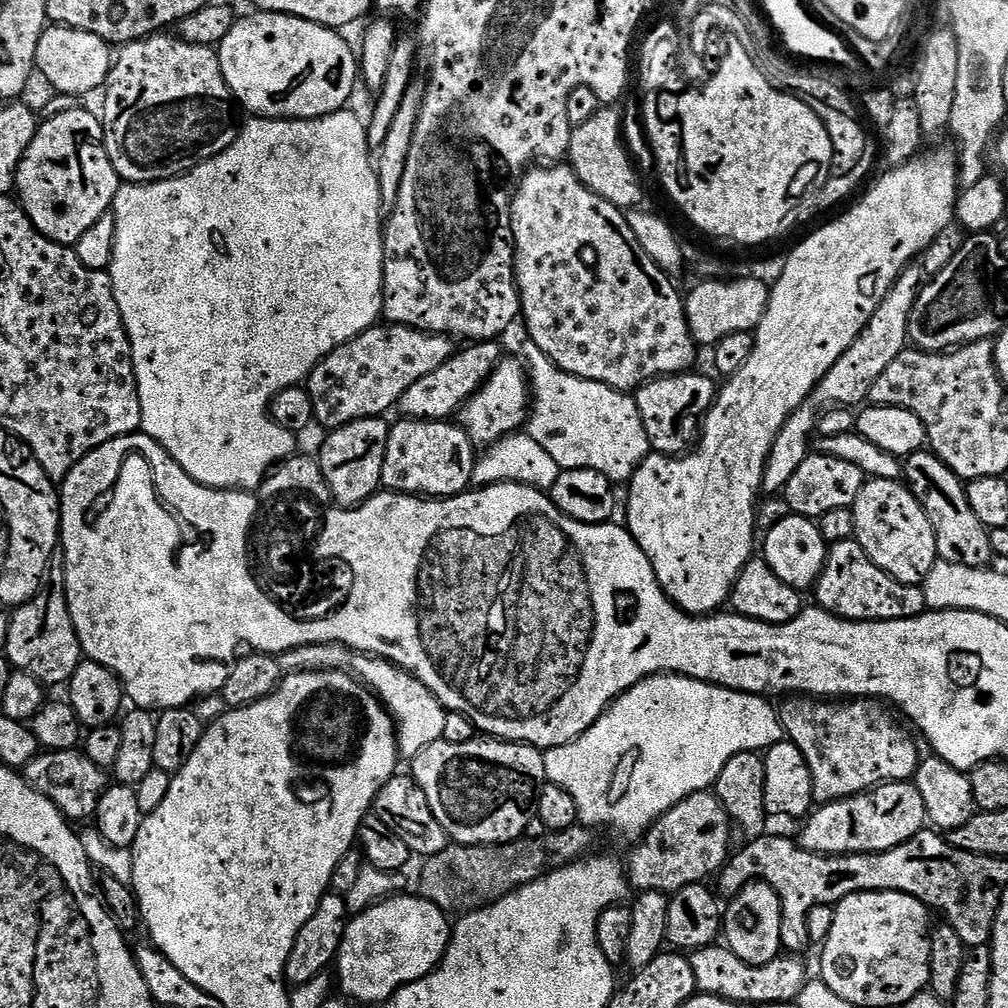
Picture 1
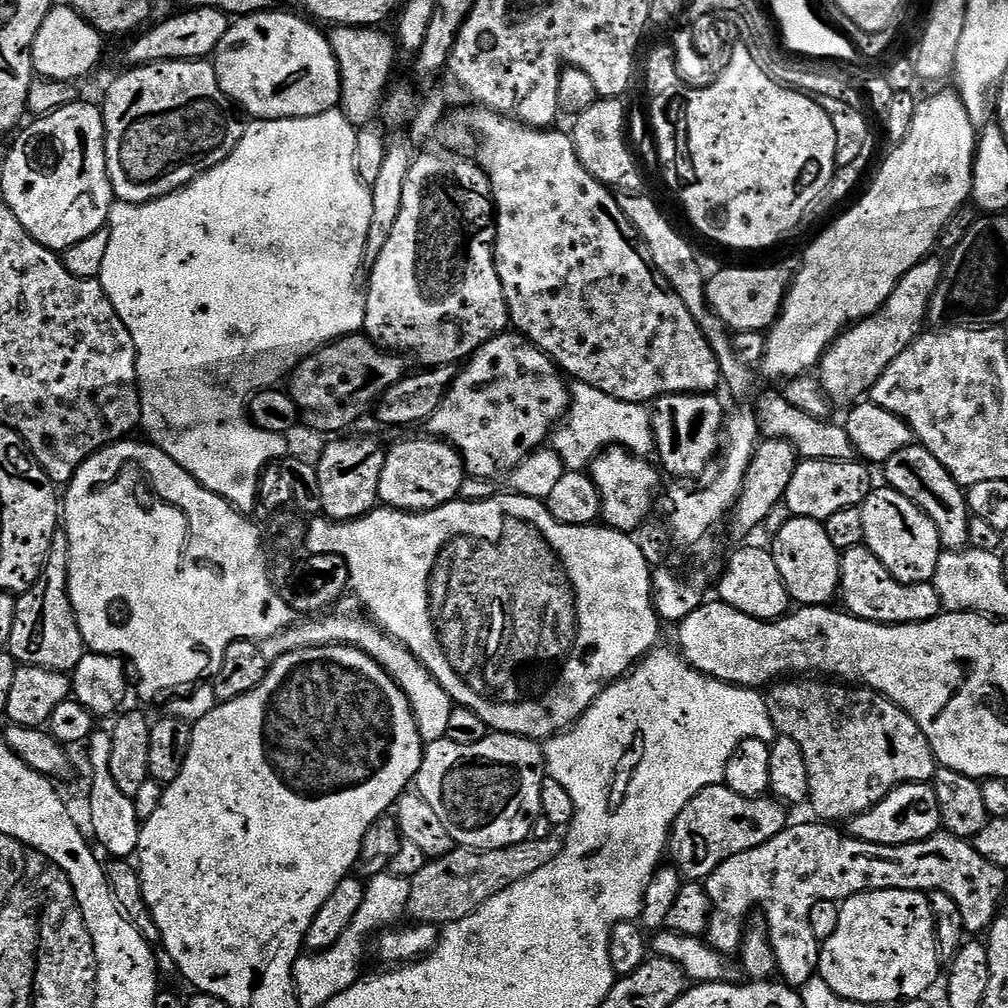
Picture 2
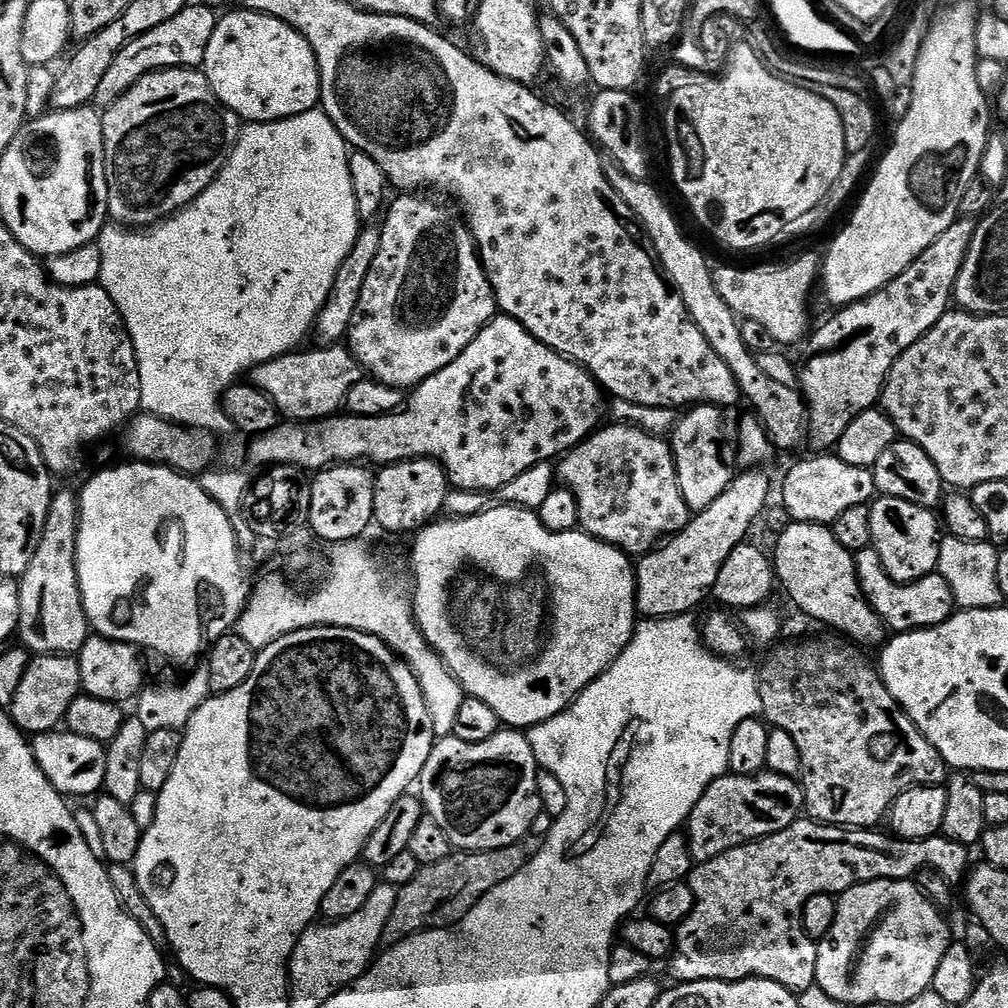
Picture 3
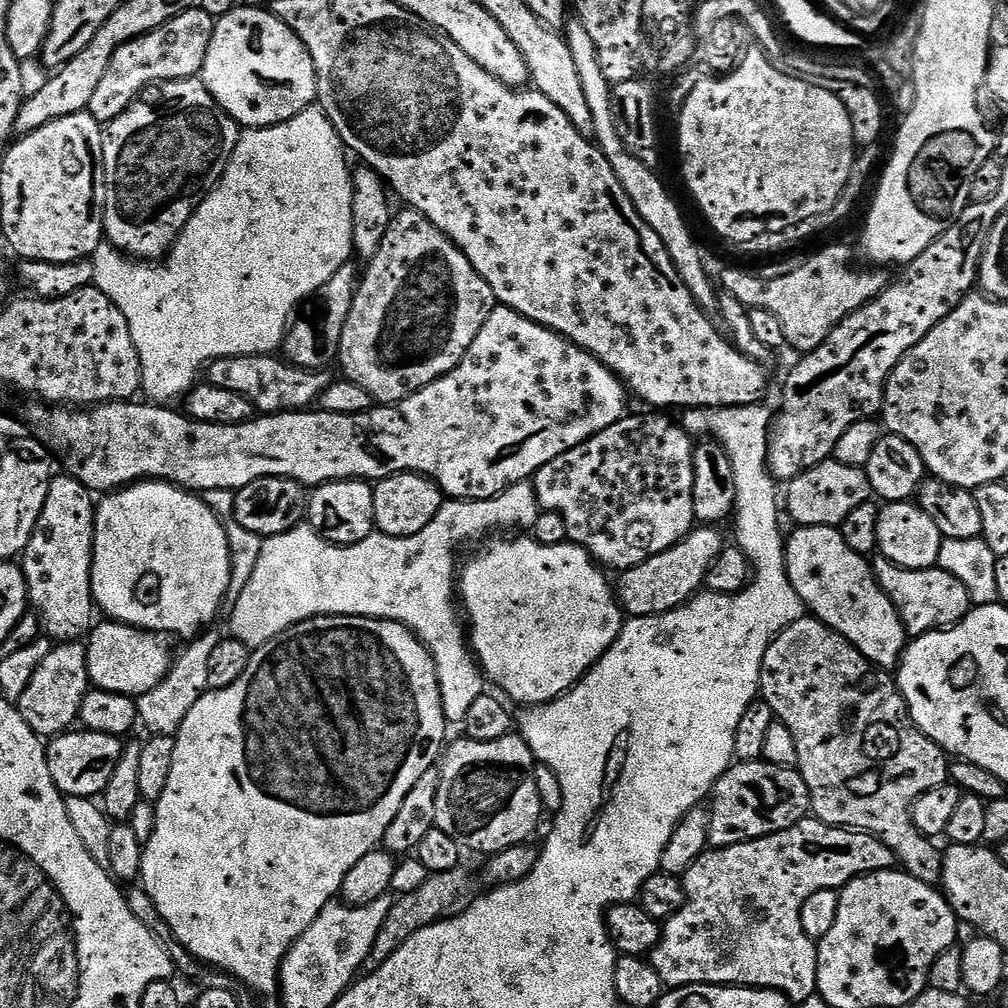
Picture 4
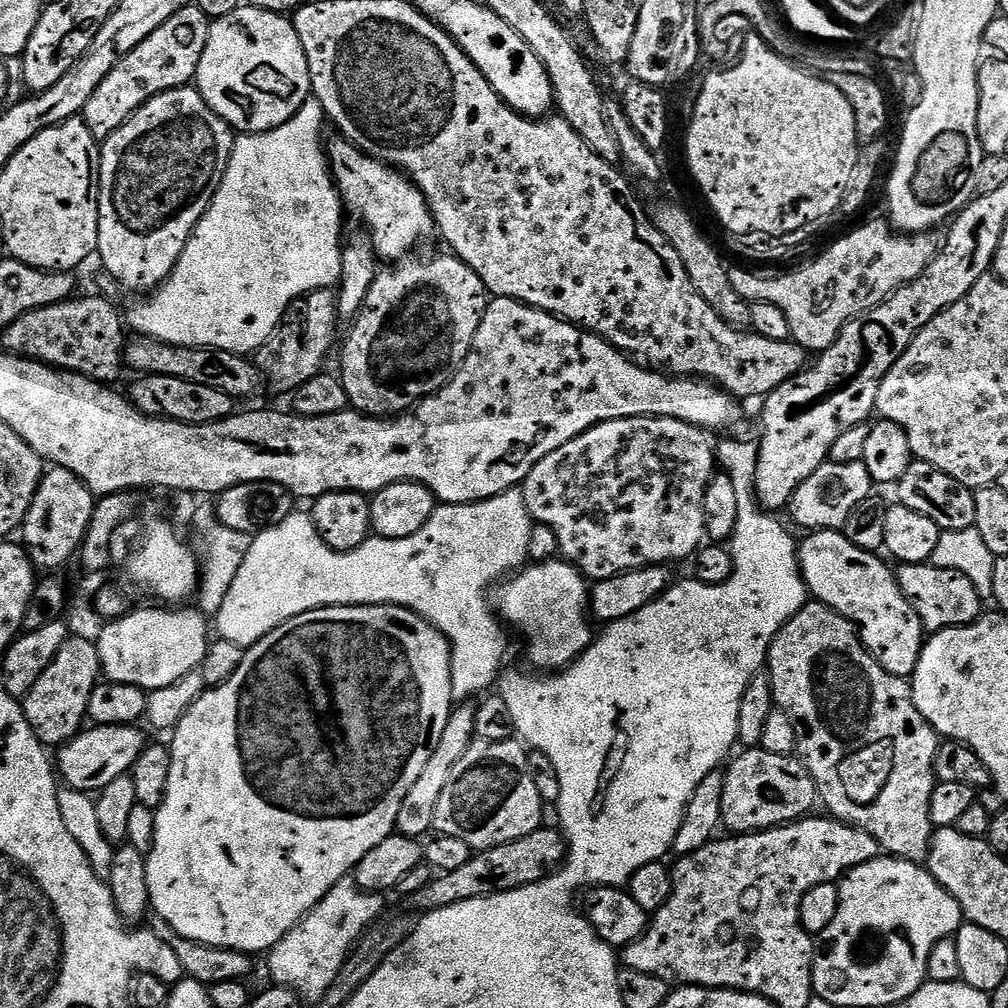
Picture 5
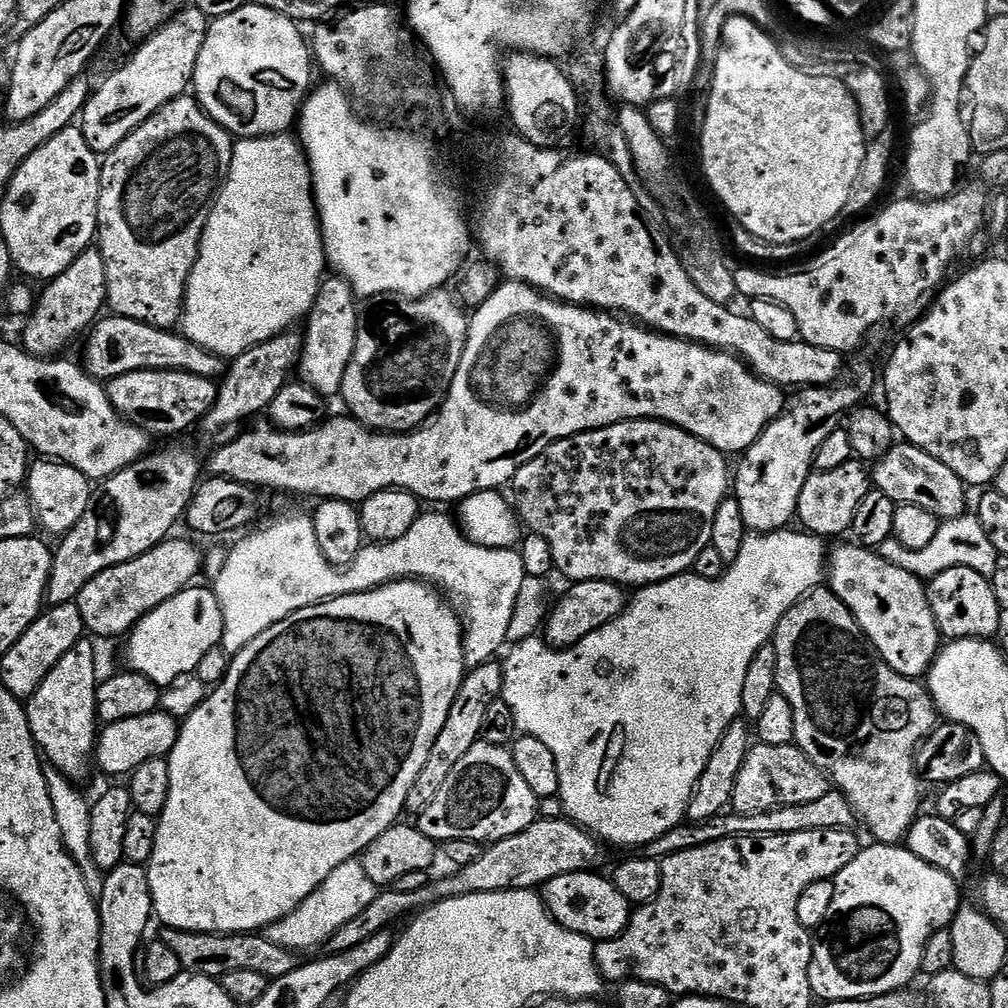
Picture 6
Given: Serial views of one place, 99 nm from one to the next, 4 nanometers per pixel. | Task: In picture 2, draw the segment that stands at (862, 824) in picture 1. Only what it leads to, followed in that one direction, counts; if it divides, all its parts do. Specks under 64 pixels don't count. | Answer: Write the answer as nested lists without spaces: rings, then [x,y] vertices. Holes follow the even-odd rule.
[[[931,783],[899,784],[873,808],[852,817],[846,824],[847,835],[854,837],[855,840],[874,842],[882,846],[913,844],[935,836],[941,828],[938,798],[934,794]]]

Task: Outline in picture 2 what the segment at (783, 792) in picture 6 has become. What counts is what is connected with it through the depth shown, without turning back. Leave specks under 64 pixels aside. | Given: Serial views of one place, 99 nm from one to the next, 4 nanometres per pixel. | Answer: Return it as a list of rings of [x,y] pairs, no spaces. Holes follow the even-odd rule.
[[[724,783],[706,786],[706,790],[694,794],[694,798],[686,802],[686,810],[682,810],[682,814],[678,814],[674,822],[666,849],[671,867],[675,868],[685,881],[707,881],[709,874],[718,866],[722,866],[726,858],[742,854],[746,850],[754,850],[754,846],[770,842],[770,838],[788,827],[790,817],[784,811],[786,808],[781,801],[767,795],[734,794],[734,790],[727,788]]]

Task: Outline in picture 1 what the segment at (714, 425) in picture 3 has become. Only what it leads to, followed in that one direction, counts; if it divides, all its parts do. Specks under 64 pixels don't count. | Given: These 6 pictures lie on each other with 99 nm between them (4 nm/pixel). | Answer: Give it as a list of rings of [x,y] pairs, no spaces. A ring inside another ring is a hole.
[[[689,370],[678,376],[661,376],[636,389],[634,399],[652,452],[660,452],[663,456],[683,456],[696,447],[704,417],[716,403],[718,395],[718,384],[708,376],[696,374]]]

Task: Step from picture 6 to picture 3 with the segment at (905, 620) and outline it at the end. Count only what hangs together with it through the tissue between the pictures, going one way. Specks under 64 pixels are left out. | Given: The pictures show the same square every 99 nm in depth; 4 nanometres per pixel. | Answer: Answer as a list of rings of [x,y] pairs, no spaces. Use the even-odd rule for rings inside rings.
[[[795,522],[789,525],[777,538],[776,552],[774,551],[776,578],[782,592],[784,588],[785,594],[796,603],[798,611],[805,612],[810,619],[817,620],[836,632],[841,632],[836,633],[841,637],[857,645],[883,645],[886,629],[879,614],[862,594],[856,573],[855,555],[838,546],[831,527]]]

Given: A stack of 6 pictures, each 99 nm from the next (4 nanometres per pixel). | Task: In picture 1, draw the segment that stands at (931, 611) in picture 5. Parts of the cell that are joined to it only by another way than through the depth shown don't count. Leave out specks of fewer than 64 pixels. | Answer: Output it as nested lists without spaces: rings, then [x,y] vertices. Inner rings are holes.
[[[854,538],[829,547],[828,561],[814,585],[815,592],[815,603],[819,607],[834,616],[843,616],[849,622],[905,620],[920,616],[928,608],[921,585],[903,584],[883,572]]]

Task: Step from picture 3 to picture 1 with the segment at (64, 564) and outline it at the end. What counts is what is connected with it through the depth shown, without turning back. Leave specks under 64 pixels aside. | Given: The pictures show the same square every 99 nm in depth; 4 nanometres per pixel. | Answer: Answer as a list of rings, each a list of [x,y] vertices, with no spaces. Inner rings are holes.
[[[63,551],[55,552],[52,561],[48,563],[48,575],[40,588],[40,593],[11,613],[8,622],[6,659],[13,669],[30,674],[45,686],[67,685],[74,670],[78,670],[82,662],[82,653],[80,639],[64,593]]]

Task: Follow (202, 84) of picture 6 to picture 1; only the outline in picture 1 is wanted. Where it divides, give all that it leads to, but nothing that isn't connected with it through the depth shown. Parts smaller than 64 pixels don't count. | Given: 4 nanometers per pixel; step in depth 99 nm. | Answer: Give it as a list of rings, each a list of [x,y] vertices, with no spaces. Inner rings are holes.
[[[256,10],[251,14],[241,15],[234,30],[218,46],[222,78],[226,78],[226,86],[236,97],[237,105],[241,109],[249,108],[253,117],[269,120],[316,120],[341,111],[351,98],[356,82],[358,86],[358,56],[340,37],[343,35],[337,29],[323,28],[321,24],[281,12]]]

